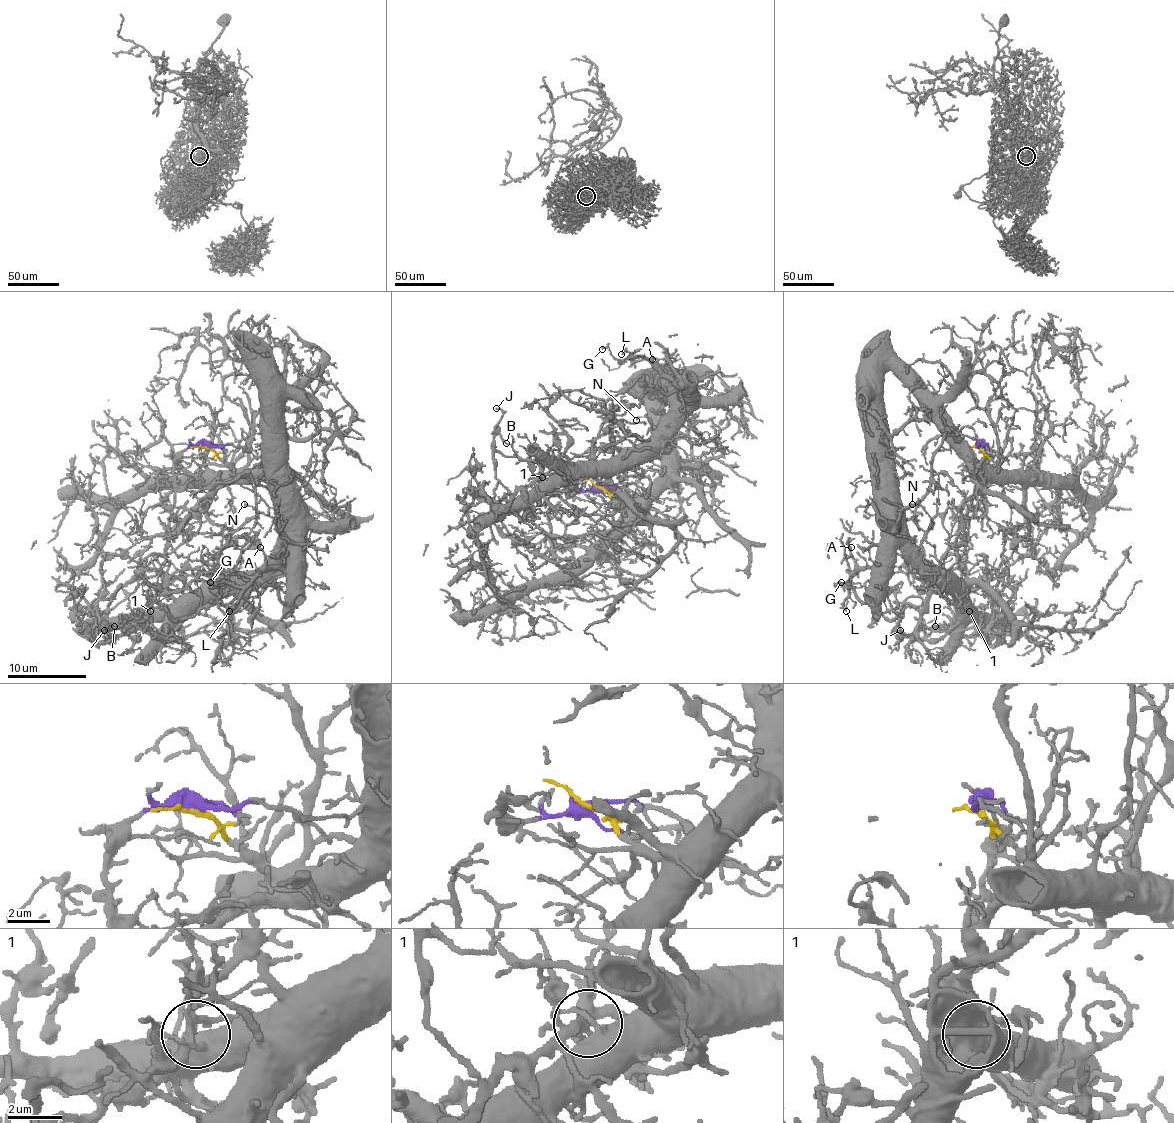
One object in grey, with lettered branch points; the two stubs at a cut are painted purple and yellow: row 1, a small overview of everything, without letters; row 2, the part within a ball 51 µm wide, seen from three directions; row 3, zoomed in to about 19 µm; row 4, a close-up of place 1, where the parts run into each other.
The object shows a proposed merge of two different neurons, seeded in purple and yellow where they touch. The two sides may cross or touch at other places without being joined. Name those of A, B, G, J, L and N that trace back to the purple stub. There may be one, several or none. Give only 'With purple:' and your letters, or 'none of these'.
With purple: B, J

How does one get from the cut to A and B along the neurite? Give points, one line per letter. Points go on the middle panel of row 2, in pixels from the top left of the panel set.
A: (597, 487), (615, 501), (637, 505), (658, 483), (662, 412), (654, 389), (682, 391), (652, 359)
B: (599, 487), (570, 493), (558, 463), (558, 475), (511, 493), (495, 477), (493, 438), (507, 444)

